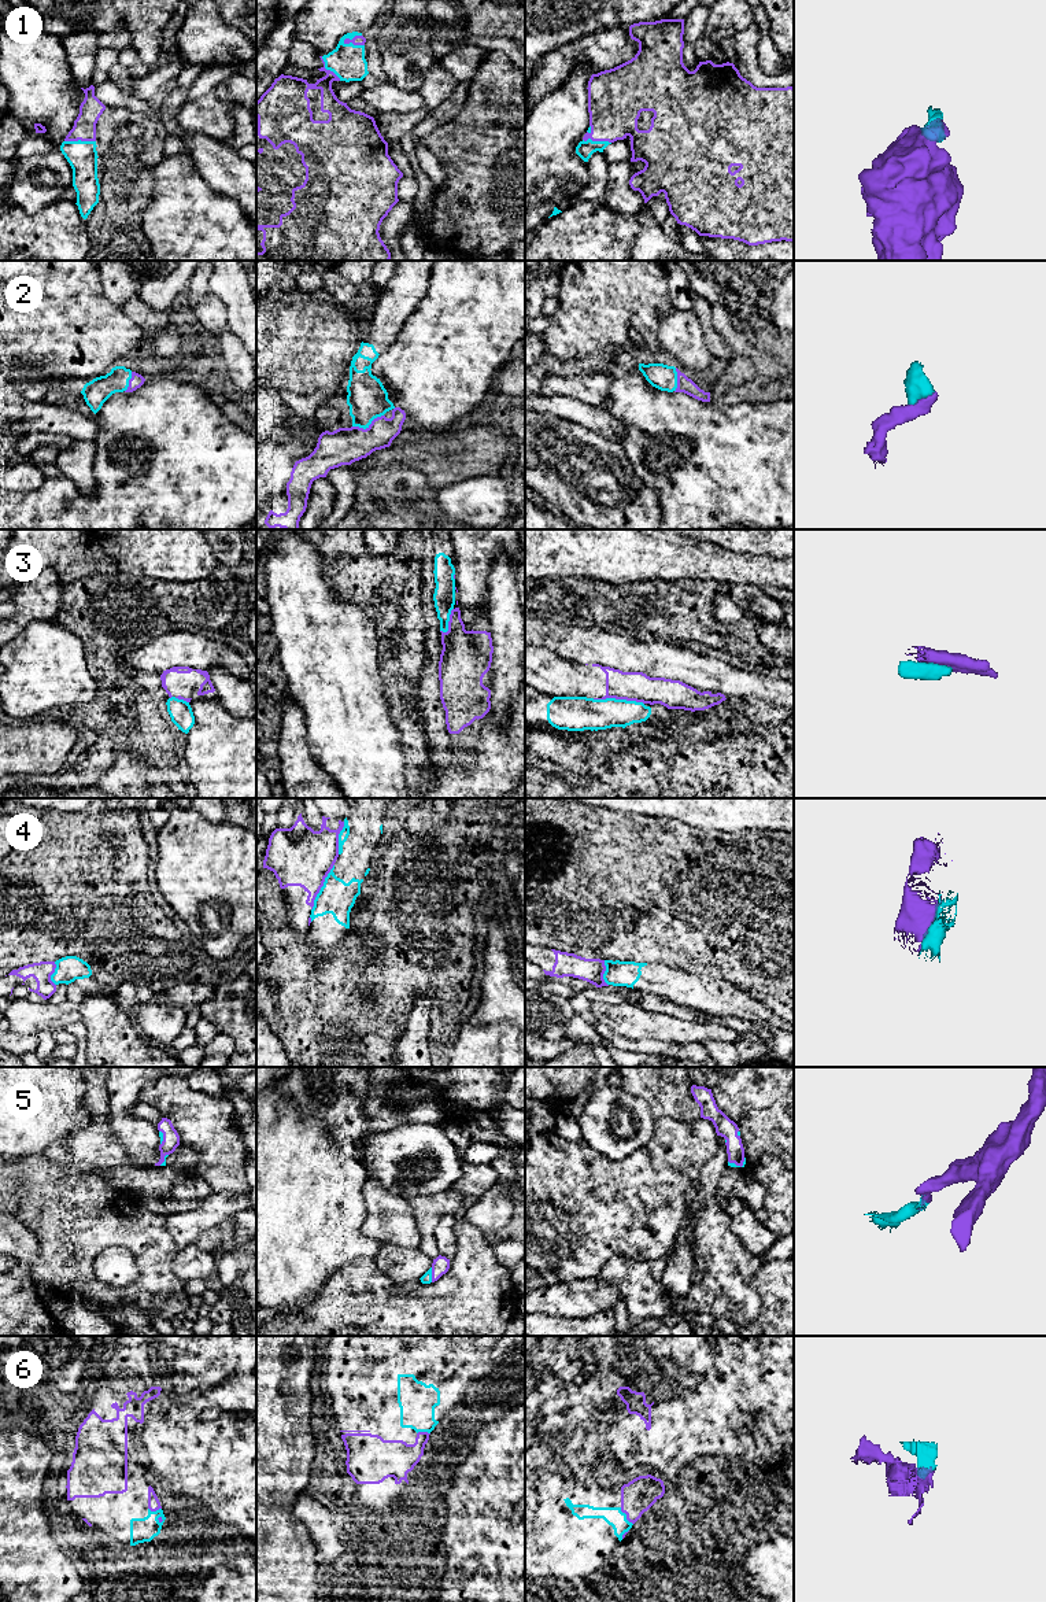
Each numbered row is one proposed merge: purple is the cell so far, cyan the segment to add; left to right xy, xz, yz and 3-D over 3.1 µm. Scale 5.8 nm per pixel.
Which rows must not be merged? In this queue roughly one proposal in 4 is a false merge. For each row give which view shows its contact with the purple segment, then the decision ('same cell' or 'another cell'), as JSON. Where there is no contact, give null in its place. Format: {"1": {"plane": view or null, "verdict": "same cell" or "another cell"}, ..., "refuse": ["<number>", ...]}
{"1": {"plane": "xz", "verdict": "same cell"}, "2": {"plane": "xz", "verdict": "same cell"}, "3": {"plane": "yz", "verdict": "another cell"}, "4": {"plane": "xz", "verdict": "another cell"}, "5": {"plane": "xz", "verdict": "same cell"}, "6": {"plane": "yz", "verdict": "same cell"}, "refuse": ["3", "4"]}

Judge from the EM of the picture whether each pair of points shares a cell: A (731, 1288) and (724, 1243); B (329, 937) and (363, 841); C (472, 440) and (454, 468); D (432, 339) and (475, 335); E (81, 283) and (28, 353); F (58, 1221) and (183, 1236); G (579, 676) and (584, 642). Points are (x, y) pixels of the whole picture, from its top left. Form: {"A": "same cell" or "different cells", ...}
{"A": "same cell", "B": "same cell", "C": "same cell", "D": "same cell", "E": "same cell", "F": "different cells", "G": "different cells"}

